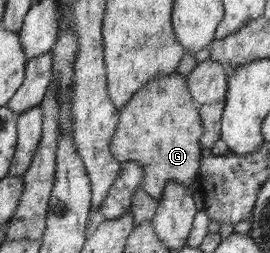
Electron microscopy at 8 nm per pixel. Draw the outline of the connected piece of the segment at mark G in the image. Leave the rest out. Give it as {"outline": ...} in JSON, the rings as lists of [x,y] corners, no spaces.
{"outline":[[[176,71],[167,77],[157,75],[149,81],[149,89],[141,87],[120,109],[115,133],[111,136],[111,153],[121,163],[136,161],[144,169],[141,188],[160,201],[168,181],[179,182],[186,188],[197,181],[202,156],[198,144],[203,133],[201,120],[196,103],[187,91],[186,79]]]}

